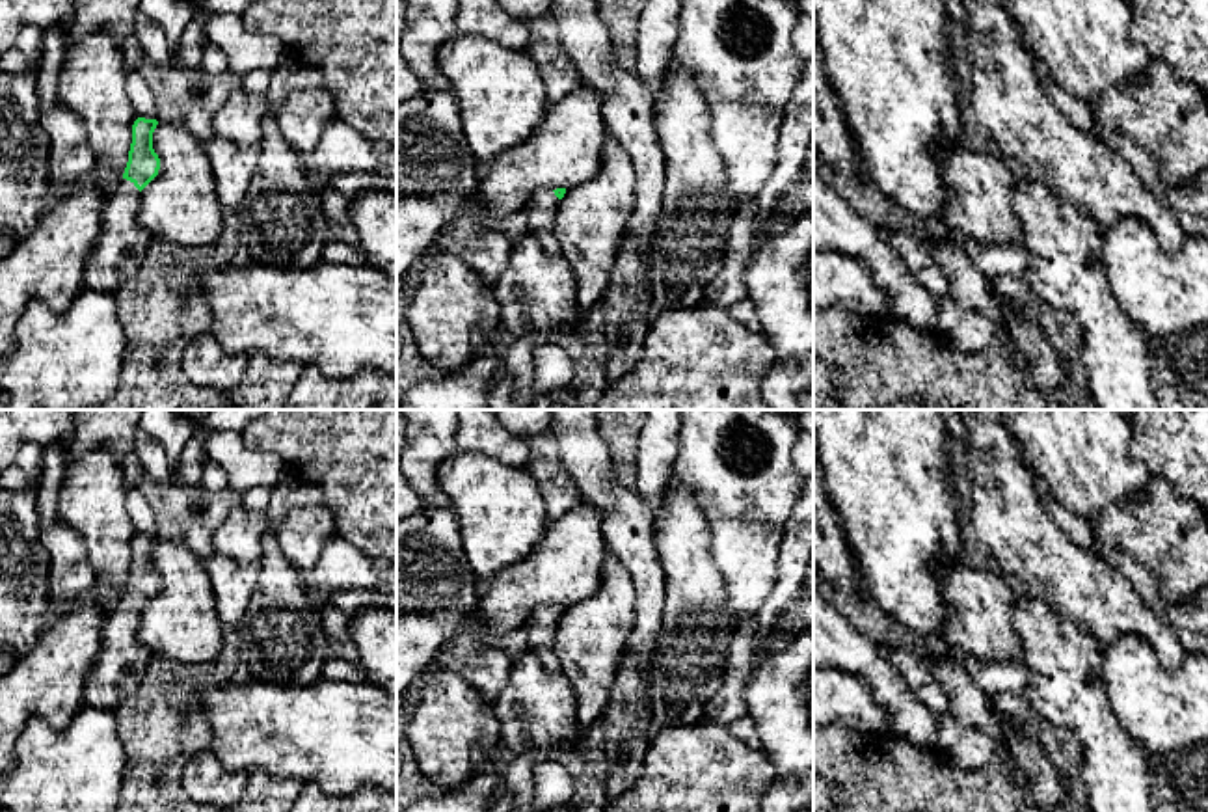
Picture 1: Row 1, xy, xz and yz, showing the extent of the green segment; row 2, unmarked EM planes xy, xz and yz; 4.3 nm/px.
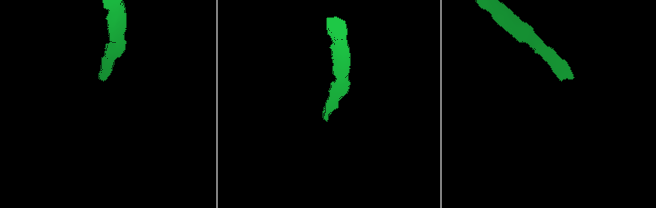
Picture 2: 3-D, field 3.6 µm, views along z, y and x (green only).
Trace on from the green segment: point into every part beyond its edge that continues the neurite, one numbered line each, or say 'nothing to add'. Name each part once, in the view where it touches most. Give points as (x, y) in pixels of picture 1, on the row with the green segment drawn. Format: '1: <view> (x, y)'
1: xy (121, 246)

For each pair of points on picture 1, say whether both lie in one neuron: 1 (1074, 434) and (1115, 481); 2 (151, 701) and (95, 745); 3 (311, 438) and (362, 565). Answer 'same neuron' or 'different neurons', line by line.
1: same neuron
2: different neurons
3: different neurons

